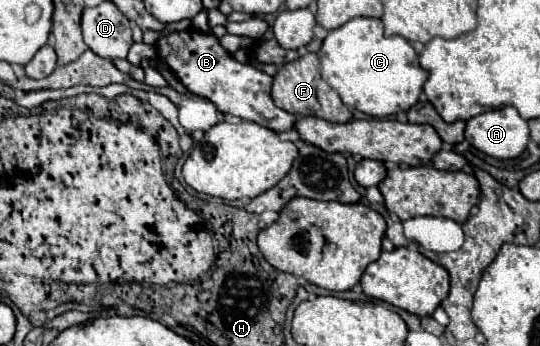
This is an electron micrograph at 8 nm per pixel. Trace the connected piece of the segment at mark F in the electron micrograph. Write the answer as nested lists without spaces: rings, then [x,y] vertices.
[[[307,53],[305,57],[299,57],[291,63],[285,63],[277,75],[273,77],[273,89],[271,89],[271,97],[275,101],[277,107],[285,109],[287,113],[305,117],[321,117],[325,121],[333,121],[333,123],[347,123],[351,121],[351,109],[347,105],[343,105],[343,101],[339,99],[337,91],[331,89],[323,79],[321,79],[321,63],[319,57],[315,53]]]

